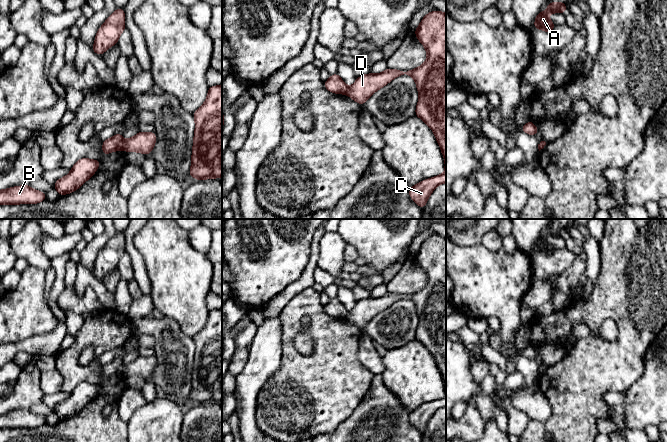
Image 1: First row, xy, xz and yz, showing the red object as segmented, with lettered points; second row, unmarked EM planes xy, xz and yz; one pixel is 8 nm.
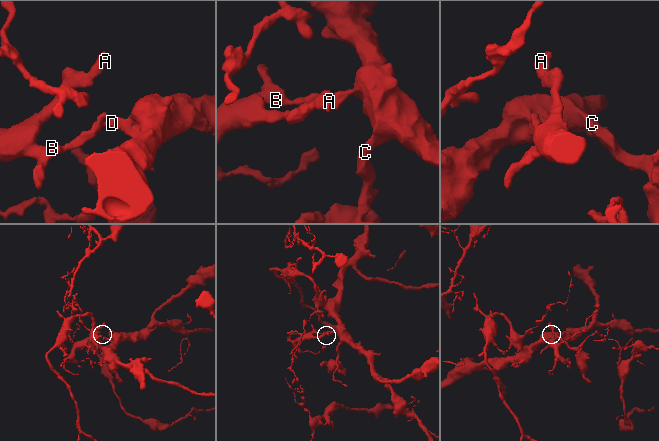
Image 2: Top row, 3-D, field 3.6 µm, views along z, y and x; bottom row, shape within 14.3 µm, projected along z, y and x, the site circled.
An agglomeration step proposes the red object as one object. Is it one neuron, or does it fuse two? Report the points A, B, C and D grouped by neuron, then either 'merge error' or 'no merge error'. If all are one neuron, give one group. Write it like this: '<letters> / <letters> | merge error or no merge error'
A B / C D | merge error

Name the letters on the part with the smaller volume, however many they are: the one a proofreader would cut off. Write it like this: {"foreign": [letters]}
{"foreign": ["A", "B"]}

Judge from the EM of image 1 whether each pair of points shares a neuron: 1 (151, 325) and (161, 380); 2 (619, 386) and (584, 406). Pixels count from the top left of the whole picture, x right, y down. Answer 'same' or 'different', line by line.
1: same
2: same

